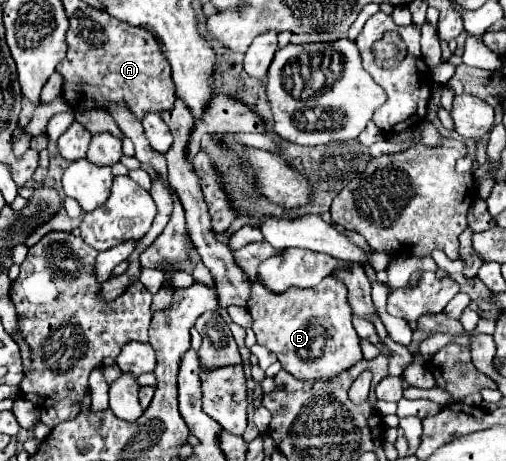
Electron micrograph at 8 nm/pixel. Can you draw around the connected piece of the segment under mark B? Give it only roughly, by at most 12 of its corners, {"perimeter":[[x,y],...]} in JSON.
{"perimeter":[[252,282],[258,344],[300,380],[362,358],[346,286]]}

